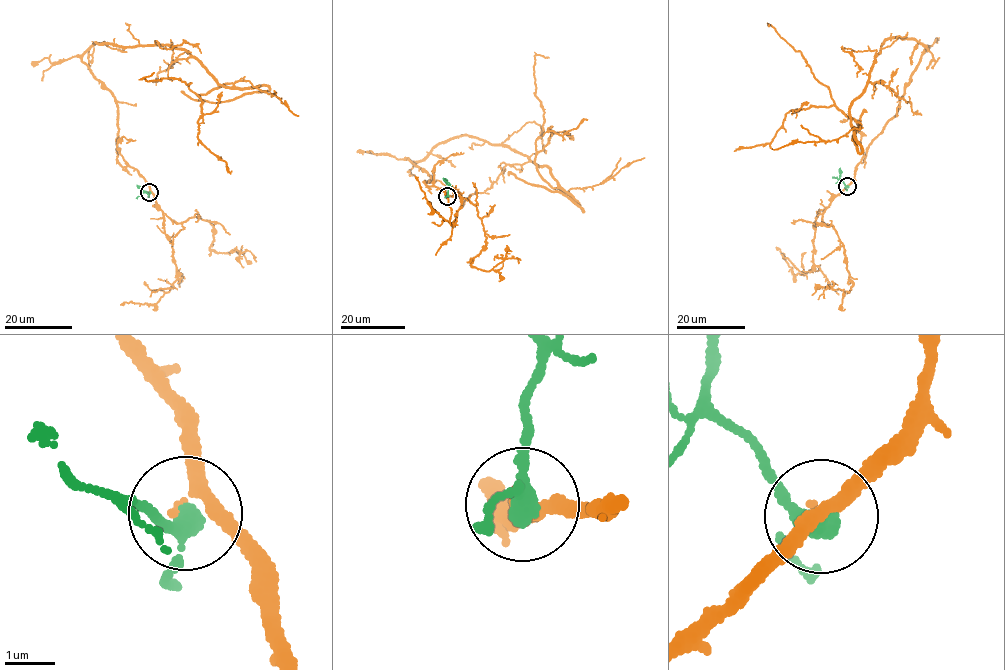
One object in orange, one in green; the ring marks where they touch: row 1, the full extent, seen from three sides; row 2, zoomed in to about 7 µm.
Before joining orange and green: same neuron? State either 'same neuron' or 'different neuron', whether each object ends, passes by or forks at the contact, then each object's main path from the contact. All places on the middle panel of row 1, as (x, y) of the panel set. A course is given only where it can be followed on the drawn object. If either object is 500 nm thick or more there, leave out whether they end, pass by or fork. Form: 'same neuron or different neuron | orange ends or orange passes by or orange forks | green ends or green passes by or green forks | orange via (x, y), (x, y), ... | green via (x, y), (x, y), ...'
different neuron | orange passes by | green passes by | orange via (447, 195), (409, 159), (465, 135), (546, 166), (557, 188), (534, 161), (544, 122), (535, 56), (549, 58) | green via (448, 196), (449, 183), (443, 177)

